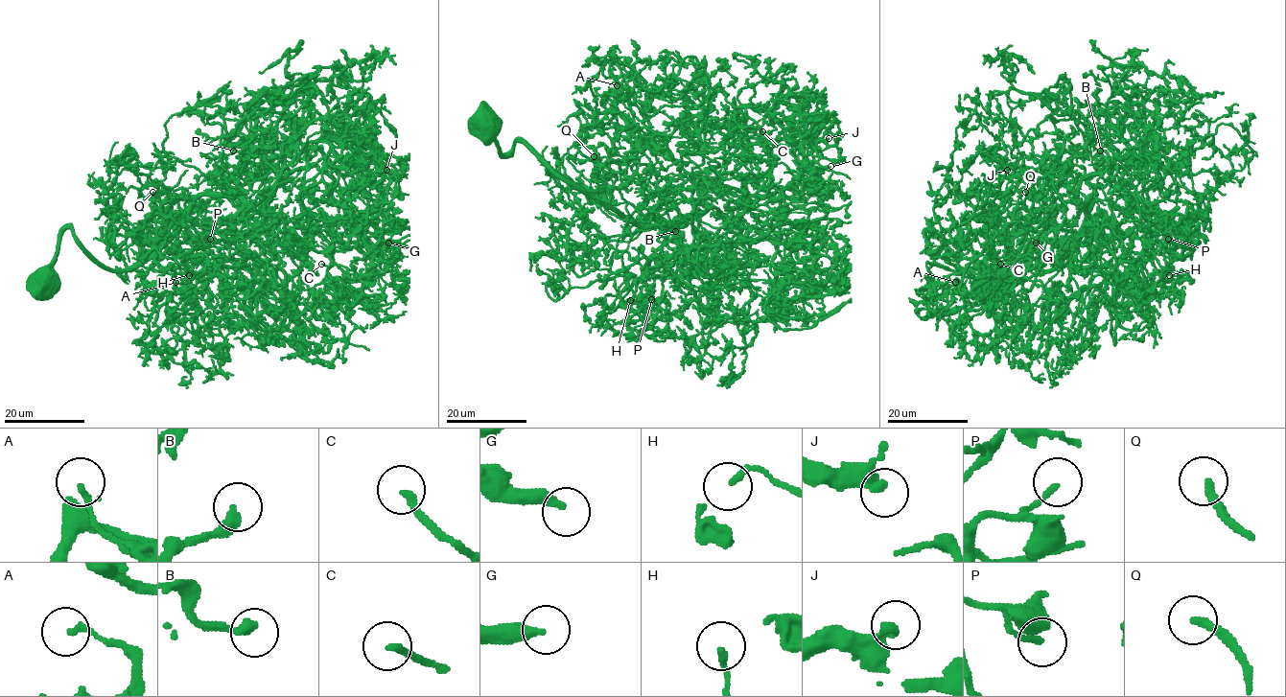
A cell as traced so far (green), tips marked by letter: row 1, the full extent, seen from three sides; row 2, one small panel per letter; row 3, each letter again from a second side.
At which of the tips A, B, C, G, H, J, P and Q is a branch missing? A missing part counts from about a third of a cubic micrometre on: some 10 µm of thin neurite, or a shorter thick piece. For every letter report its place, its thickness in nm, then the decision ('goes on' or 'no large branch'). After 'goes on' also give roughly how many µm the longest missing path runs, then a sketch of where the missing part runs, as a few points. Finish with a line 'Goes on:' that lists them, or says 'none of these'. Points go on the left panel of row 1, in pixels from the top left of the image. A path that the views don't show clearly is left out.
A: at (175, 282); 180 nm thick; no large branch
B: at (233, 151); 360 nm thick; goes on; about 10 µm are missing; missing branch runs (233, 151), (238, 140), (237, 147), (228, 154)
C: at (321, 264); 220 nm thick; goes on; about 15 µm are missing
G: at (388, 243); 320 nm thick; goes on; about 10 µm are missing
H: at (189, 275); 170 nm thick; no large branch
J: at (386, 170); 280 nm thick; no large branch
P: at (210, 239); 160 nm thick; no large branch
Q: at (152, 192); 240 nm thick; goes on; about 15 µm are missing
Goes on: B, C, G, Q

